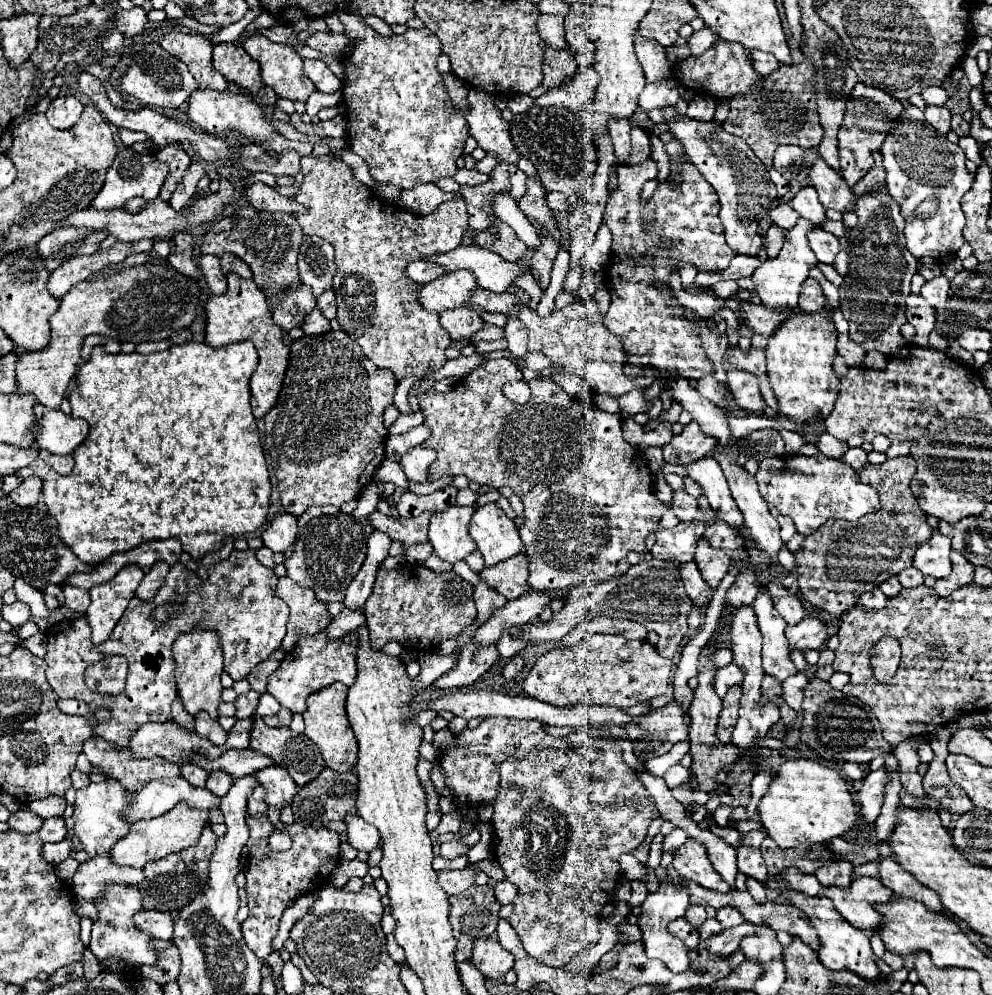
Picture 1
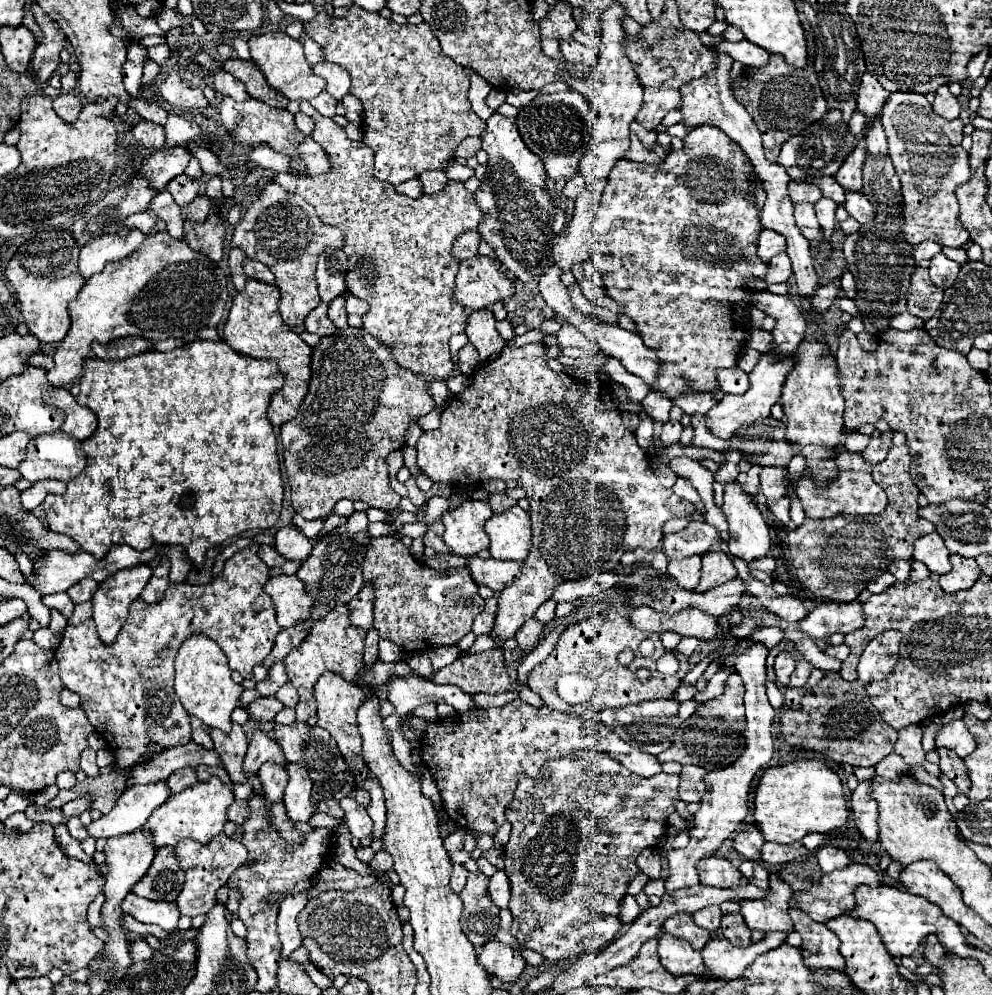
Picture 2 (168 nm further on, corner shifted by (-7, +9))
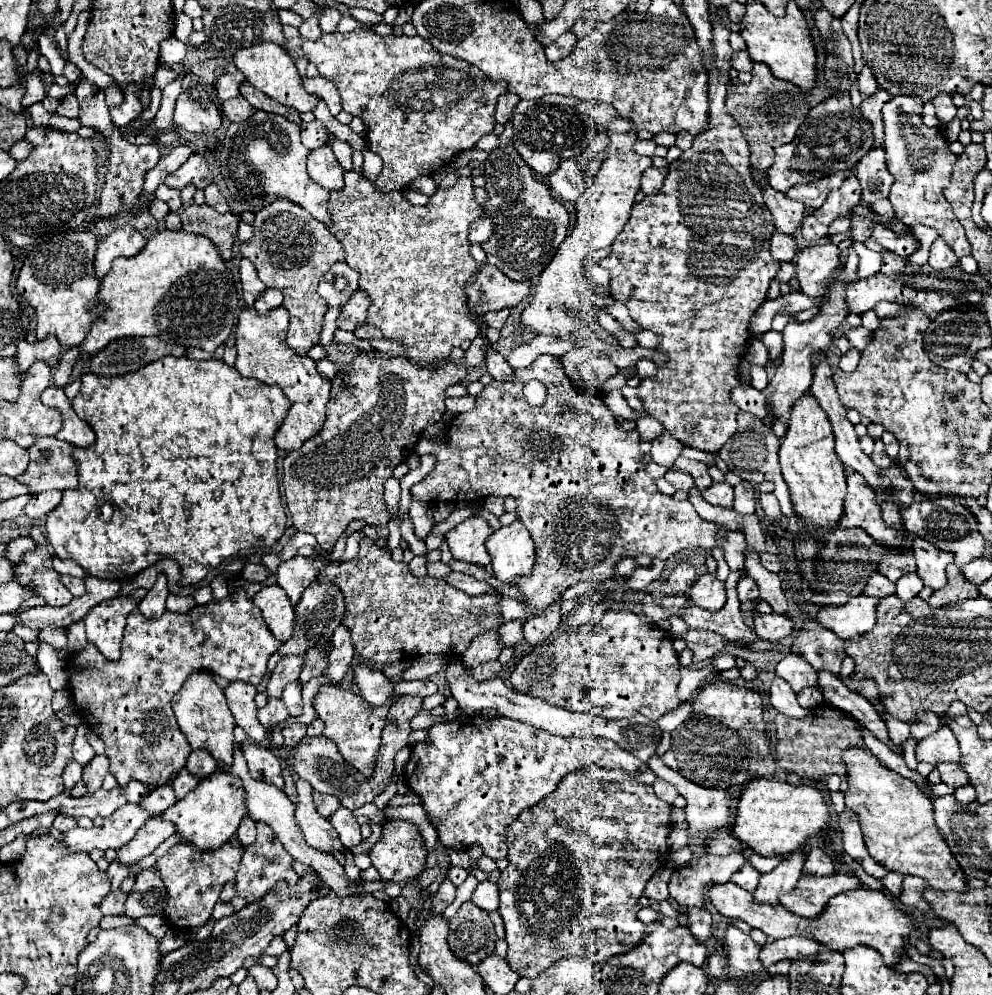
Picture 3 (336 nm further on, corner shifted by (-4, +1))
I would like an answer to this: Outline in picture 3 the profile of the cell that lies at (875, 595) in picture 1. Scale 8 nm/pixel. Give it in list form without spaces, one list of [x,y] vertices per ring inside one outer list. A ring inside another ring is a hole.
[[[874,572],[874,576],[870,576],[868,584],[866,584],[866,590],[864,594],[866,596],[874,596],[874,598],[884,598],[884,596],[890,596],[894,594],[894,584],[890,580],[886,580],[880,572]]]

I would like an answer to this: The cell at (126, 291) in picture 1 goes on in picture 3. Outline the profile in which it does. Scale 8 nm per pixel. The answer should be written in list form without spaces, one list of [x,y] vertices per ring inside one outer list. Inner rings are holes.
[[[160,230],[148,238],[144,250],[136,256],[114,260],[110,272],[100,280],[98,304],[102,306],[102,310],[96,314],[88,336],[80,344],[80,362],[90,360],[110,342],[126,336],[160,336],[160,340],[164,342],[198,346],[206,352],[214,352],[226,342],[238,320],[238,290],[234,276],[226,268],[216,246],[204,236],[186,234],[182,230]]]

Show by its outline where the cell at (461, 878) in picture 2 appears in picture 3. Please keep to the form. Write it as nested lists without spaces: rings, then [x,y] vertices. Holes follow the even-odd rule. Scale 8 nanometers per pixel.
[[[444,878],[440,884],[440,890],[434,894],[434,908],[436,912],[444,912],[446,906],[450,906],[456,898],[456,886],[450,882],[450,878]]]

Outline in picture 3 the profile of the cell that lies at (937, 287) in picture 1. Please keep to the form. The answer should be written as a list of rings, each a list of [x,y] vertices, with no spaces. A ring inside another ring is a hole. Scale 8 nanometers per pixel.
[[[936,238],[934,244],[930,246],[930,266],[938,272],[946,272],[952,266],[956,266],[956,262],[958,262],[958,258],[950,250],[950,246],[942,238]]]

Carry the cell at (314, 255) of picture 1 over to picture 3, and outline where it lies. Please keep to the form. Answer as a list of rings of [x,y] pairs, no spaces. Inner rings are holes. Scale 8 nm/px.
[[[336,262],[322,276],[318,294],[326,300],[328,308],[346,304],[346,300],[358,290],[358,272],[354,272],[346,262]]]

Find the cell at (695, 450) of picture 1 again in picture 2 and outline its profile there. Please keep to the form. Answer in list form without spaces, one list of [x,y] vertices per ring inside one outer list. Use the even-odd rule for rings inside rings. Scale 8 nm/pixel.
[[[773,354],[761,356],[755,370],[749,374],[749,380],[751,380],[749,392],[745,392],[741,396],[725,394],[725,398],[705,414],[705,422],[707,422],[707,428],[711,430],[711,434],[715,434],[717,438],[729,440],[739,426],[745,426],[745,424],[749,426],[755,420],[763,420],[771,414],[771,406],[779,402],[785,378],[791,372],[791,368],[795,366],[795,354],[789,354],[785,360],[771,360],[771,358],[773,358]]]

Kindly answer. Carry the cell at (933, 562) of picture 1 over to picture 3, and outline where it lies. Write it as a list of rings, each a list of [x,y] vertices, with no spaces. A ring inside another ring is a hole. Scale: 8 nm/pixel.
[[[916,538],[912,556],[916,560],[916,574],[924,580],[926,586],[930,586],[932,590],[940,590],[942,586],[946,586],[946,566],[952,562],[952,556],[948,552],[942,552],[930,542]]]

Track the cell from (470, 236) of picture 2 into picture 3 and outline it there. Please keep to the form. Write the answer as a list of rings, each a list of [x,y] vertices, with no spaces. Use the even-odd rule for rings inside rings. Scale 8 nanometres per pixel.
[[[480,216],[480,218],[478,218],[476,222],[472,222],[472,226],[470,226],[468,242],[470,242],[470,244],[484,244],[484,242],[490,238],[492,230],[494,230],[492,220],[490,220],[488,216]]]

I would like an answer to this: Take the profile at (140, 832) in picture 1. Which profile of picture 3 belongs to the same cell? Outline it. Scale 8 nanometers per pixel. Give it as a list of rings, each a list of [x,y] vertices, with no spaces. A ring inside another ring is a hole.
[[[214,772],[206,776],[196,790],[188,792],[182,800],[178,800],[158,818],[172,822],[176,828],[176,836],[188,840],[196,848],[214,850],[226,844],[236,834],[242,816],[246,816],[246,804],[242,800],[242,784],[238,784],[238,780],[234,780],[234,776],[230,776],[228,772]]]

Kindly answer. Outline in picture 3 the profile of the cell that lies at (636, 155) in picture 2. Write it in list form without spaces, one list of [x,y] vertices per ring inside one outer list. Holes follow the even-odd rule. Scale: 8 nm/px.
[[[654,166],[644,170],[644,174],[642,174],[642,192],[644,194],[656,194],[658,188],[662,186],[662,180],[664,180],[666,174],[668,174],[668,168],[664,168],[664,172],[660,168],[654,168]]]

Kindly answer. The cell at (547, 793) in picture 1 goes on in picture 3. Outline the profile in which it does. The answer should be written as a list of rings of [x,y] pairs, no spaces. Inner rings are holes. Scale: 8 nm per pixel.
[[[586,766],[586,768],[578,768],[578,770],[570,772],[570,774],[566,774],[552,794],[542,798],[532,808],[526,808],[510,826],[506,826],[506,838],[508,838],[508,846],[510,846],[508,848],[508,862],[510,864],[502,870],[502,876],[498,880],[498,890],[500,890],[500,908],[498,908],[498,912],[504,918],[504,926],[506,926],[506,942],[508,942],[508,956],[506,956],[506,960],[508,960],[508,964],[512,966],[512,970],[518,976],[536,978],[550,964],[554,964],[556,960],[566,958],[566,956],[586,956],[586,958],[604,962],[604,960],[608,960],[608,958],[612,958],[616,954],[626,954],[628,950],[632,950],[644,938],[646,926],[642,922],[638,922],[638,918],[636,918],[636,912],[640,910],[638,898],[642,896],[642,890],[644,890],[648,878],[658,868],[666,866],[666,862],[668,862],[670,850],[668,850],[666,838],[670,834],[670,812],[672,812],[672,804],[660,800],[656,796],[656,792],[652,790],[652,786],[638,784],[636,780],[630,780],[624,772],[618,772],[618,770]],[[580,864],[590,866],[590,880],[586,880],[582,874],[576,872]]]

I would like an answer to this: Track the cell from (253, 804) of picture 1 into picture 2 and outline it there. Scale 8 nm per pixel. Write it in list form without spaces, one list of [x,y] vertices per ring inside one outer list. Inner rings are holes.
[[[263,764],[259,768],[259,778],[263,782],[263,792],[265,798],[275,802],[283,798],[285,792],[285,784],[289,782],[289,774],[285,772],[285,766],[277,766],[277,764]]]

